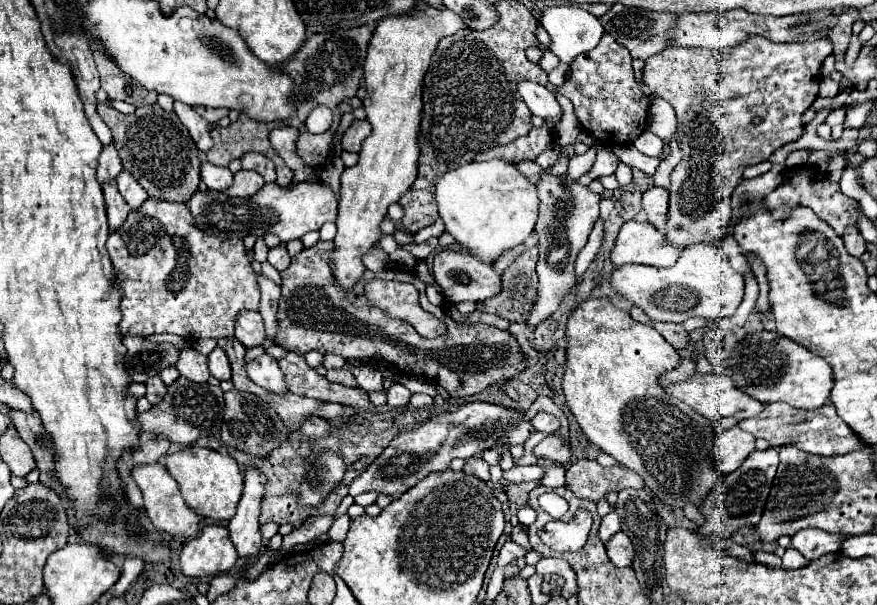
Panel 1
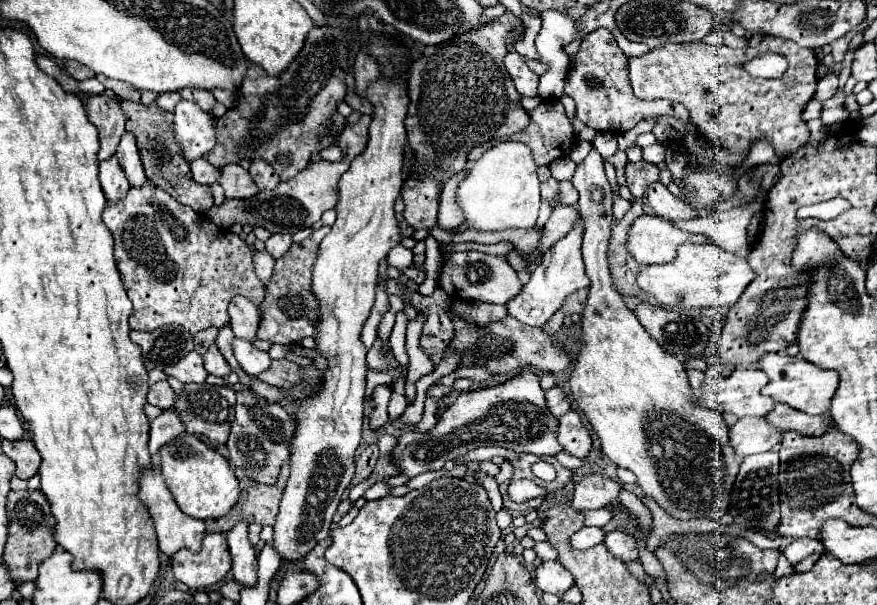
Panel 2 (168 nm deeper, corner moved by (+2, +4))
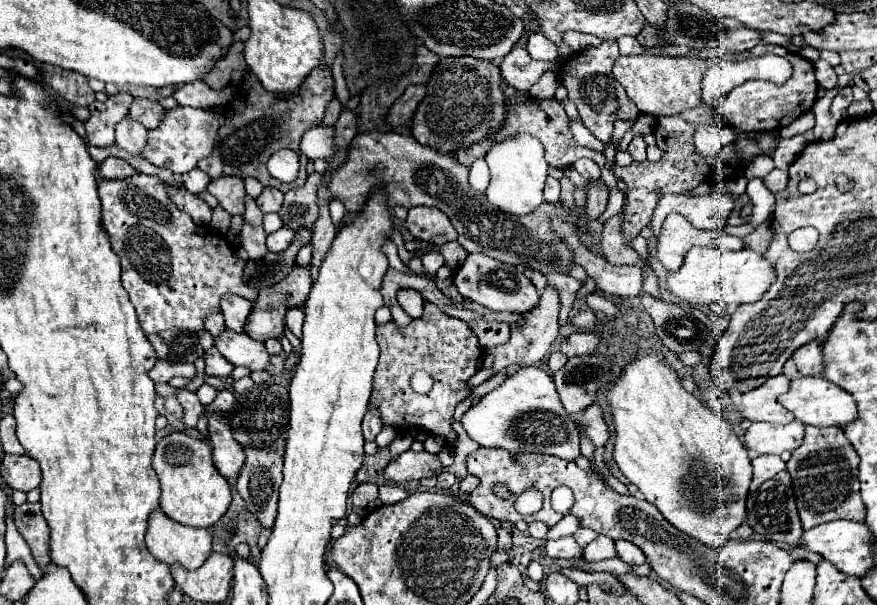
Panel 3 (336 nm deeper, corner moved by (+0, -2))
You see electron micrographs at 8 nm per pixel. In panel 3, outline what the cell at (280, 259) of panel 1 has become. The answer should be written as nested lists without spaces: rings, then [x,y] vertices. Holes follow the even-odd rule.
[[[281,227],[279,231],[271,233],[271,235],[267,237],[267,247],[269,247],[269,251],[273,251],[273,253],[285,251],[285,249],[291,245],[293,235],[295,235],[295,231],[293,231],[293,229],[287,229],[287,227]]]

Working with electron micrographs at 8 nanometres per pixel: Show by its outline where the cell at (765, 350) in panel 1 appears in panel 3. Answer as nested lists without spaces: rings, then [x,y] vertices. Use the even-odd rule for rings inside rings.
[[[797,377],[789,381],[789,391],[785,395],[779,397],[779,403],[789,409],[795,419],[803,421],[805,425],[815,425],[815,427],[843,427],[847,423],[851,423],[855,419],[855,401],[851,397],[851,393],[847,393],[845,389],[841,389],[839,385],[827,381],[825,377]]]

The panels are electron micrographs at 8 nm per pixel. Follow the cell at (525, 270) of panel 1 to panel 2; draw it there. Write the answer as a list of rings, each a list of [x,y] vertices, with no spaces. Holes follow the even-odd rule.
[[[561,205],[553,209],[553,215],[549,217],[547,225],[543,227],[543,241],[541,247],[533,253],[533,255],[541,255],[545,253],[545,249],[549,249],[557,239],[561,239],[565,235],[565,231],[573,229],[573,223],[579,219],[579,211],[575,205]]]

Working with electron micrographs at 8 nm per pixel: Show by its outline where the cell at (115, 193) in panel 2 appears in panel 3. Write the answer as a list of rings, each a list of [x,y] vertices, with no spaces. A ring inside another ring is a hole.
[[[107,157],[101,167],[99,167],[99,177],[105,181],[115,181],[115,179],[127,179],[135,173],[135,169],[119,157]]]

